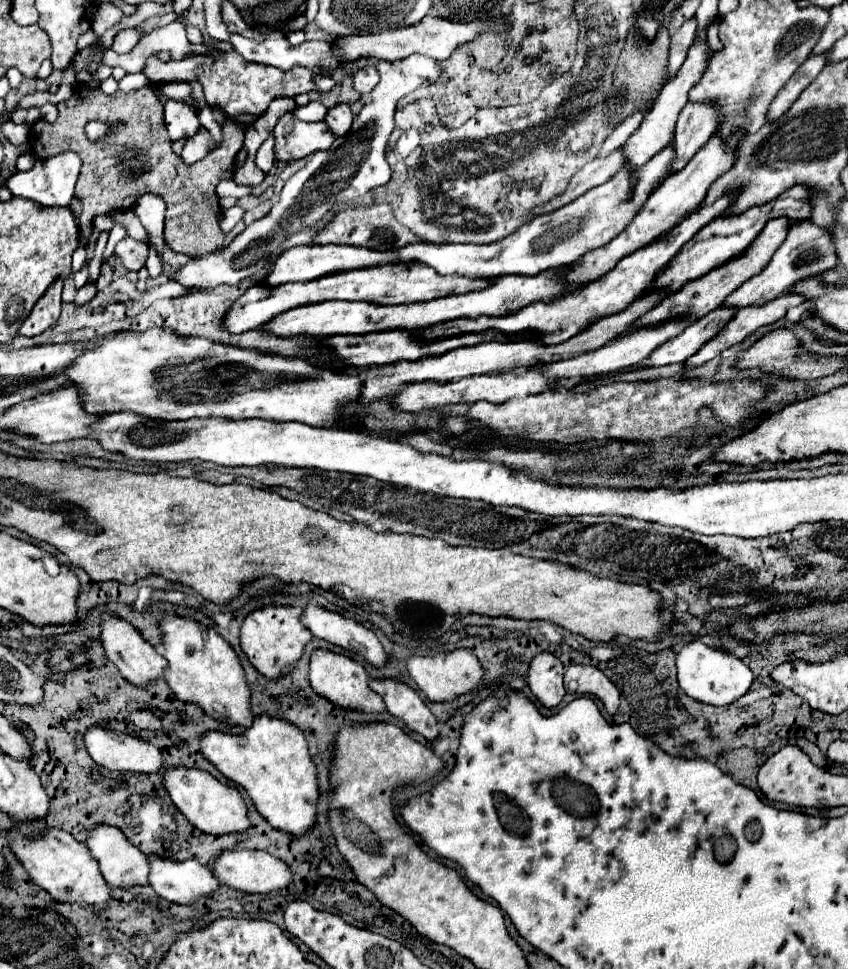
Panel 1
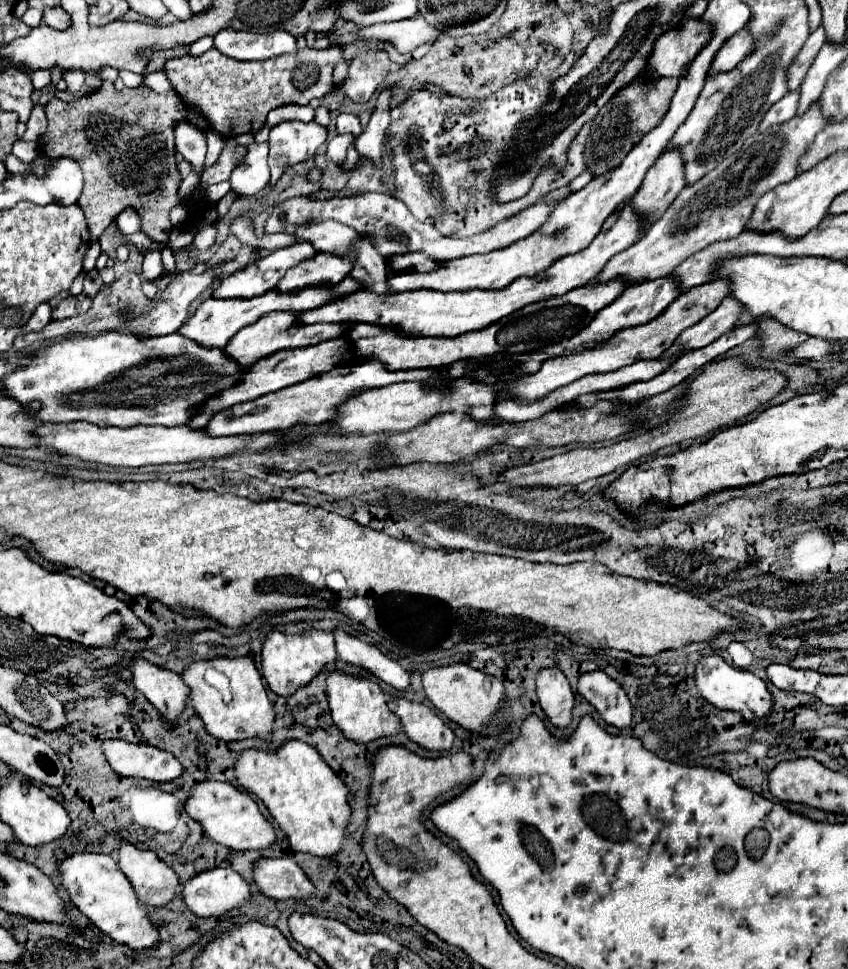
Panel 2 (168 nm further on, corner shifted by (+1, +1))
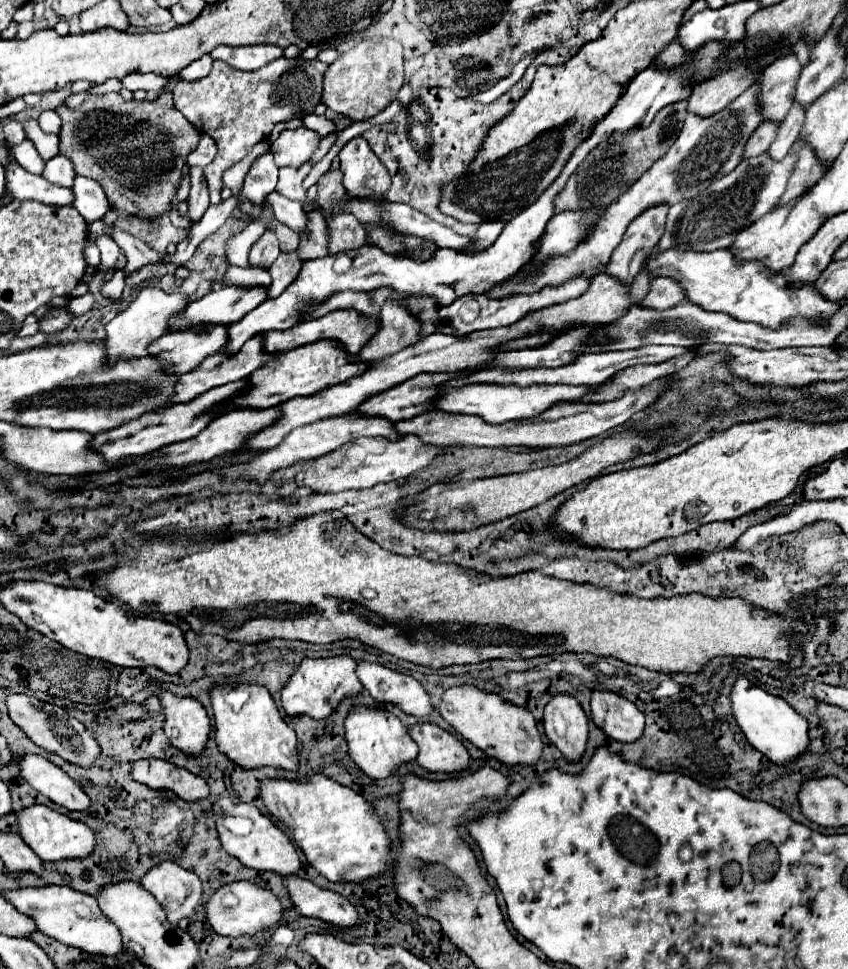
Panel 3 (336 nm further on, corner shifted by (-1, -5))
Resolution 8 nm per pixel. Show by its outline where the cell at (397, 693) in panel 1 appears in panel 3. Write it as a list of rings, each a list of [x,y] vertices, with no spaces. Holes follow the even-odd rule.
[[[432,723],[410,727],[412,739],[418,743],[418,765],[430,773],[460,773],[470,767],[470,755],[462,741]]]

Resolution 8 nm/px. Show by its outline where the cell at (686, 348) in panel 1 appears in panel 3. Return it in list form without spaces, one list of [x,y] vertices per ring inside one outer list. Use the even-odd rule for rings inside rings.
[[[466,385],[466,387],[456,387],[450,389],[448,393],[442,393],[436,399],[436,409],[442,411],[452,411],[452,413],[468,413],[468,415],[478,415],[490,425],[506,423],[506,421],[518,421],[518,419],[530,419],[548,407],[552,407],[558,401],[578,401],[586,391],[592,387],[588,385],[530,385],[530,387],[502,387],[502,385]]]

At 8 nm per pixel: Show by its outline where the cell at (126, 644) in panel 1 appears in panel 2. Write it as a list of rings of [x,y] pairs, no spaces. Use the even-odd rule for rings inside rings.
[[[134,657],[130,661],[130,669],[134,687],[142,691],[146,699],[168,717],[168,721],[174,723],[176,715],[184,711],[188,703],[188,685],[182,681],[182,677],[142,657]]]

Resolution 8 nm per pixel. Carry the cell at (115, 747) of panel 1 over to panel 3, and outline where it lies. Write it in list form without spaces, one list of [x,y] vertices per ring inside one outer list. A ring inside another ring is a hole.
[[[142,759],[132,763],[132,777],[150,789],[172,791],[190,803],[202,801],[210,795],[210,787],[202,777],[162,759]]]

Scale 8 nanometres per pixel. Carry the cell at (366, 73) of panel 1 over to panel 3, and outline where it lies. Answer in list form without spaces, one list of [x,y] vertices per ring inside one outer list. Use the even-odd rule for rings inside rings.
[[[372,37],[360,41],[346,53],[340,53],[324,73],[324,93],[322,103],[352,121],[366,121],[386,109],[400,91],[404,83],[404,57],[402,45],[394,39]]]

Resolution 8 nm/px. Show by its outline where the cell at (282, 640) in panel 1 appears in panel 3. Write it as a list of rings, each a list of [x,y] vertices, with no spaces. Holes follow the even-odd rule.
[[[348,655],[326,659],[304,659],[296,673],[282,689],[282,707],[286,715],[310,715],[312,719],[328,719],[342,699],[362,693],[364,687],[356,675],[356,661]]]

